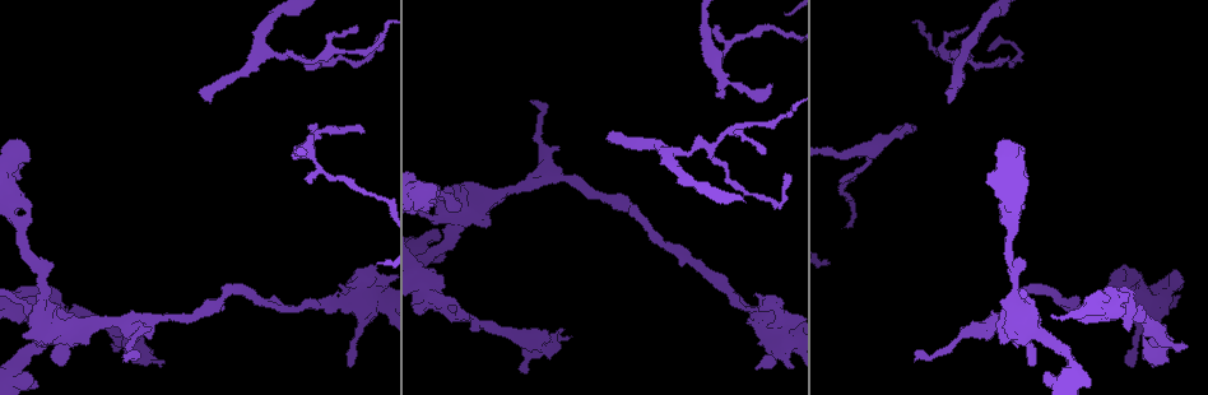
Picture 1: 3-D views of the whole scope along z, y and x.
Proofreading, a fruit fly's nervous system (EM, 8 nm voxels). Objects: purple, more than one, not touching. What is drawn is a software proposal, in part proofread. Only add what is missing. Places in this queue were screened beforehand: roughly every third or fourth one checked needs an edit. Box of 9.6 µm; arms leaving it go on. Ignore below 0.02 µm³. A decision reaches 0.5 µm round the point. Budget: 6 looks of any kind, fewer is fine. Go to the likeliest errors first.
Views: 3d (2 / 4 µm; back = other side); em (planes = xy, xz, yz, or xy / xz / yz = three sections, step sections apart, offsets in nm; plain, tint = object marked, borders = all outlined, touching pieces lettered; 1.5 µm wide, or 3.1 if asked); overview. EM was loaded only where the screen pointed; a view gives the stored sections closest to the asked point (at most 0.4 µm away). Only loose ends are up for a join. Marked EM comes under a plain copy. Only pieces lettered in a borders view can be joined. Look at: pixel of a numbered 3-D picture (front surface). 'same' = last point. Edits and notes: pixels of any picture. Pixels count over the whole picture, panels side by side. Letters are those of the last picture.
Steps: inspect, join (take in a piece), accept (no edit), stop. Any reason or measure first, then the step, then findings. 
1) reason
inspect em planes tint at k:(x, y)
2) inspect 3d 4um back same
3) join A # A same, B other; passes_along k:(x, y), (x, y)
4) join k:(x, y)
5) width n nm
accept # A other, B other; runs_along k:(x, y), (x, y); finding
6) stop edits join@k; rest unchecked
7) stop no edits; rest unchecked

branch stops here
inspect 3d 2um at 1:(950, 93)

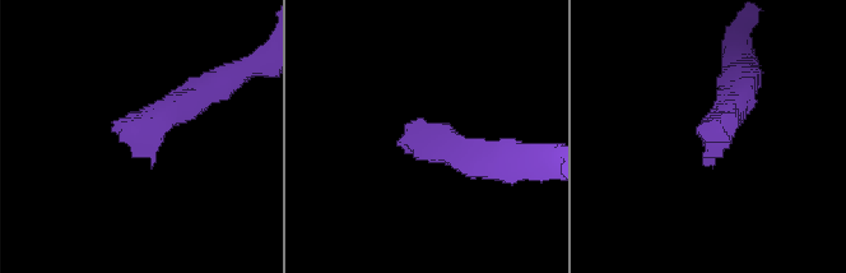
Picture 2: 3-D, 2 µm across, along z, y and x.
need the tissue
inspect em planes borders at 2:(719, 128)

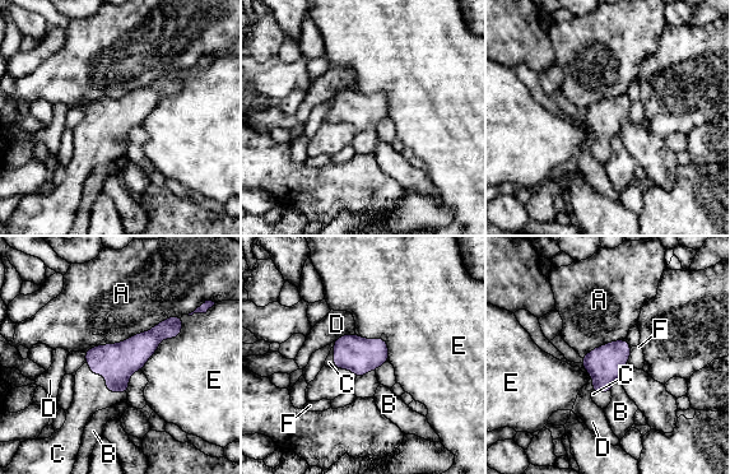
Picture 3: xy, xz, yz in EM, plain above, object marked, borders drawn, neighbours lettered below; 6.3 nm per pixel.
longest_contact A 650 nm
join C # A other, B other, C same, D other, E other, F other; passes_along 3:(117, 362), (106, 381), (89, 391); the cell continues

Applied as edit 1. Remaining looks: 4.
branch stops here
inspect 3d 2um back at 1:(545, 333)

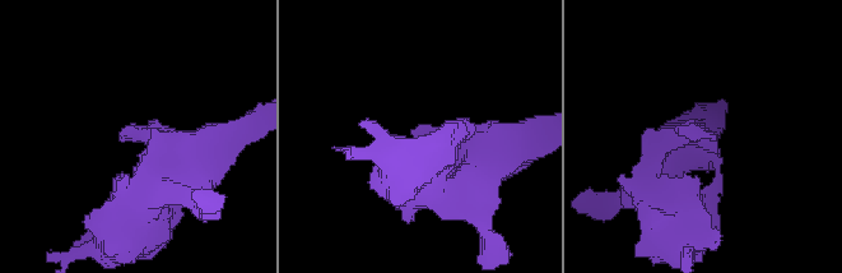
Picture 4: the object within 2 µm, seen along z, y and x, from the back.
now the EM
inspect em planes borders at 4:(124, 136)

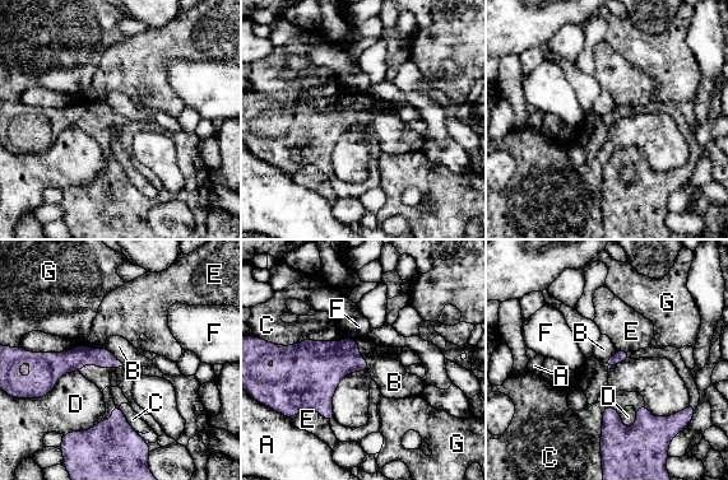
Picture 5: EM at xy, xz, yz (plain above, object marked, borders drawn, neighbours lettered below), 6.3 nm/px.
accept # A other, B other, C other, D other, E other, F other, G other; border 5:(103, 346), (124, 364); none of them fits

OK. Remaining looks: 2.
an open end
inspect em planes borders at 1:(1034, 364)

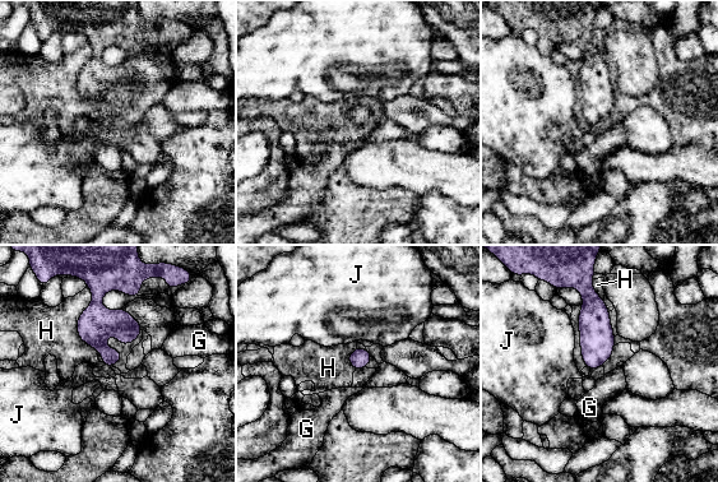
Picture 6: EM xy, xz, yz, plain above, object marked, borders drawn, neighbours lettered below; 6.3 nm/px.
accept # G other, H other, J other; none of them fits

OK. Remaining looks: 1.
stop edits join@3; rest unchecked

